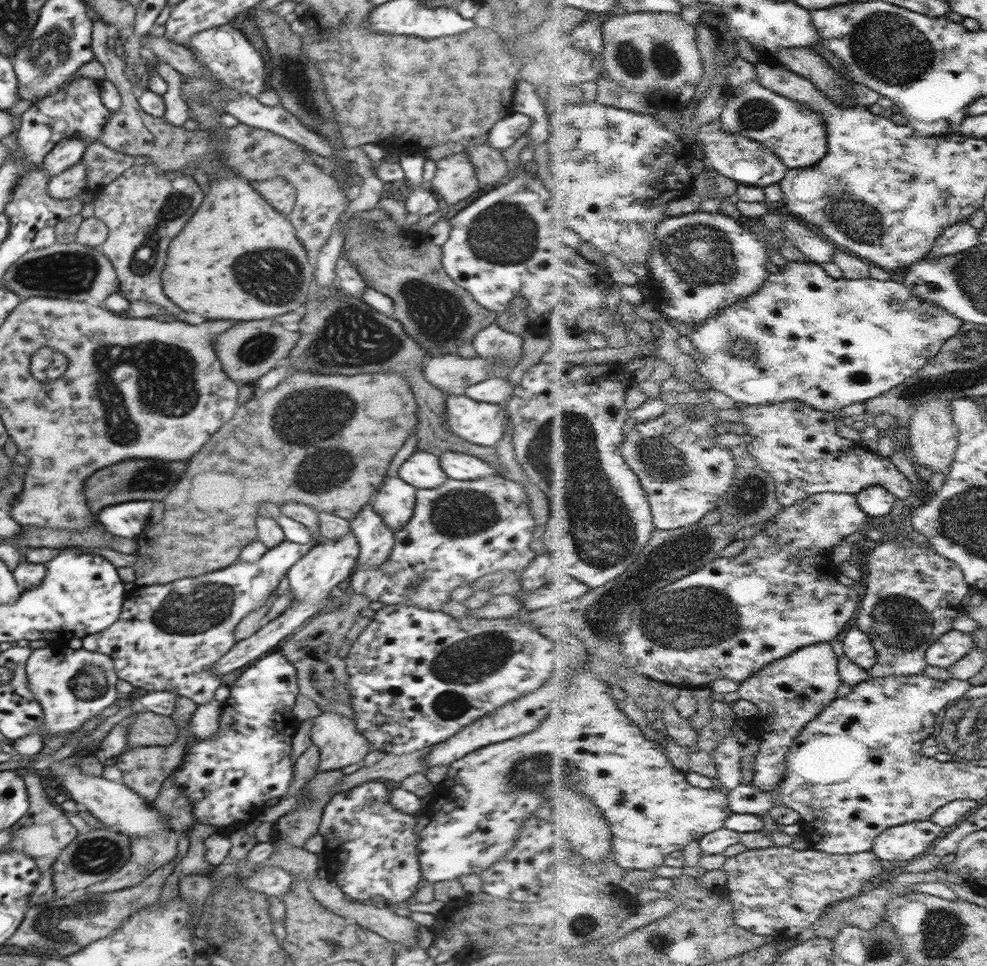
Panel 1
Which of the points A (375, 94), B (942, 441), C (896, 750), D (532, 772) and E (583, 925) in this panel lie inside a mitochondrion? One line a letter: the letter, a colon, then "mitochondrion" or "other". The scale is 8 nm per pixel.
A: other
B: other
C: other
D: mitochondrion
E: mitochondrion

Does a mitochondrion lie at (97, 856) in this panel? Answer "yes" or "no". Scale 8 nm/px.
yes

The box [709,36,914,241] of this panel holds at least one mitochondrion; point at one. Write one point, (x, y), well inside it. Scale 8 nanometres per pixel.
(755, 114)

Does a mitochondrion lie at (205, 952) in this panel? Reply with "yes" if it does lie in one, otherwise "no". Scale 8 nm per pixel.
no

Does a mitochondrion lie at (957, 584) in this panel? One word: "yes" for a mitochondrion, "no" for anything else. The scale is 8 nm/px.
no

